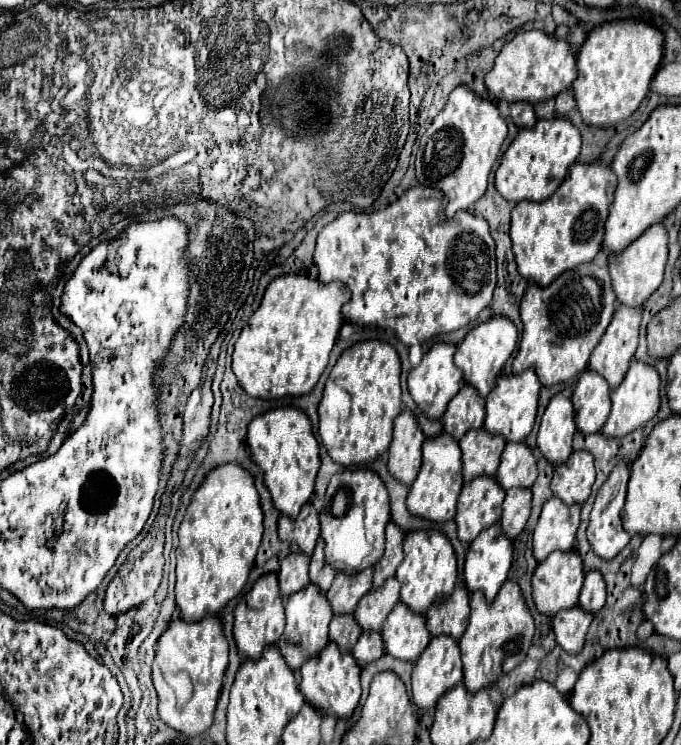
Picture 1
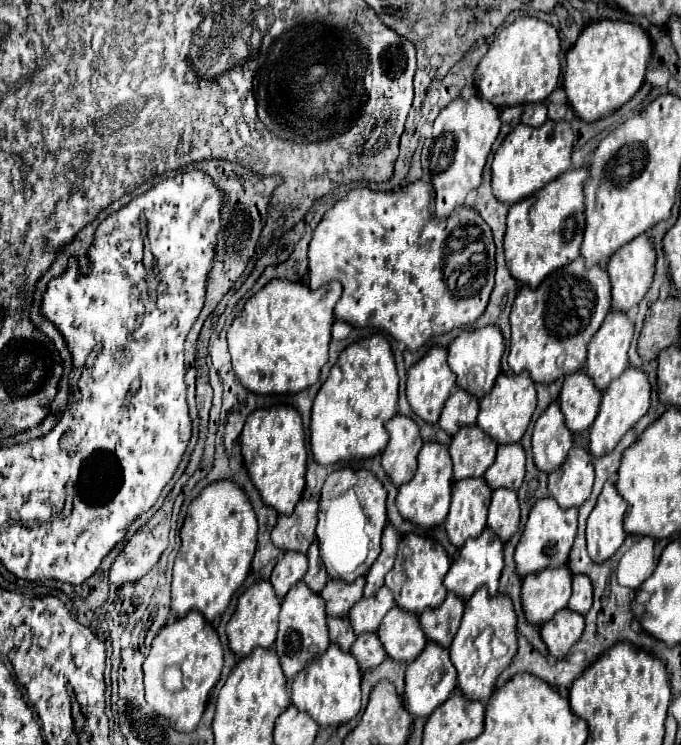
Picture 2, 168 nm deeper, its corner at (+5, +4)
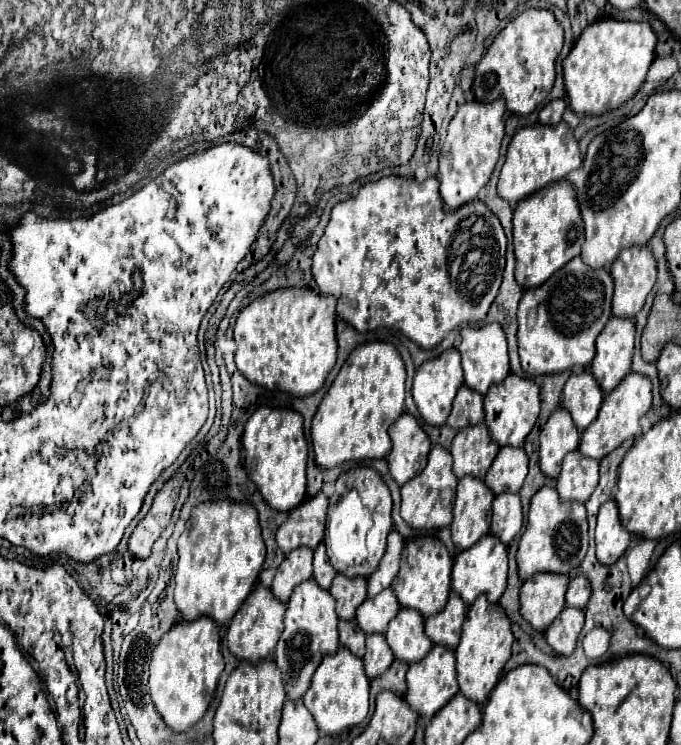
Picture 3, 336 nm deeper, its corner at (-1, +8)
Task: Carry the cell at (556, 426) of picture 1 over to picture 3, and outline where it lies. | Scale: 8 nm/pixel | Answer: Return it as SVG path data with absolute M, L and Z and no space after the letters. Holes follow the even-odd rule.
M558 407L540 431L540 469L548 477L558 477L560 461L566 453L576 451L580 433L564 407Z

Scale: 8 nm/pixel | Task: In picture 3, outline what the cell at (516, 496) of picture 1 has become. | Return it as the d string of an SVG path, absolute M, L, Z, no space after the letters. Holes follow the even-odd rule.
M500 493L494 497L490 531L508 545L522 529L522 505L518 493Z

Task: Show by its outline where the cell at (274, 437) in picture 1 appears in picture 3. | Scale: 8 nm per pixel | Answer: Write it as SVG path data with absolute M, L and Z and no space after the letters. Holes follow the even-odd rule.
M260 407L256 413L248 419L248 425L244 427L242 435L242 447L244 447L244 469L248 477L256 483L258 491L262 493L264 501L272 505L278 511L292 511L306 499L306 461L308 461L308 443L304 439L302 429L302 415L294 409L272 409L272 407Z

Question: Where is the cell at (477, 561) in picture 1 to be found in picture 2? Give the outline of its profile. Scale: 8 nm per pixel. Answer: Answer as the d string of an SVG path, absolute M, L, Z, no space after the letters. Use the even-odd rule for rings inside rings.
M484 529L484 533L476 539L468 539L464 543L464 547L460 549L456 561L450 567L450 573L446 573L446 589L456 593L458 597L462 597L464 601L472 597L472 593L478 587L486 587L490 597L494 597L498 593L498 581L500 581L500 573L504 567L504 555L502 555L502 541L500 537L496 537L490 529Z

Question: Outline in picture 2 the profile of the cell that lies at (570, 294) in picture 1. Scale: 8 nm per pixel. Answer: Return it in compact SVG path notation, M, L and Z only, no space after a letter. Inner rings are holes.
M582 257L550 273L538 289L522 287L510 313L510 369L514 373L528 371L536 383L552 383L558 377L580 371L586 361L586 345L608 311L610 277L604 267L586 269Z

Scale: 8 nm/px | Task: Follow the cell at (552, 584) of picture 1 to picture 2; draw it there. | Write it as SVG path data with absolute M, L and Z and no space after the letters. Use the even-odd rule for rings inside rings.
M568 567L546 569L540 573L526 575L522 579L522 609L526 613L526 621L534 625L546 623L560 609L568 605L570 599L570 583L572 573Z

